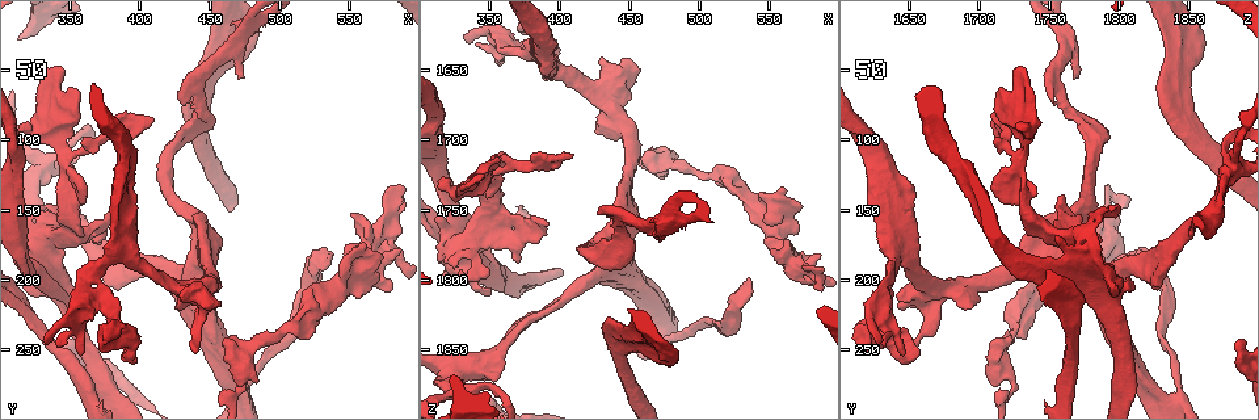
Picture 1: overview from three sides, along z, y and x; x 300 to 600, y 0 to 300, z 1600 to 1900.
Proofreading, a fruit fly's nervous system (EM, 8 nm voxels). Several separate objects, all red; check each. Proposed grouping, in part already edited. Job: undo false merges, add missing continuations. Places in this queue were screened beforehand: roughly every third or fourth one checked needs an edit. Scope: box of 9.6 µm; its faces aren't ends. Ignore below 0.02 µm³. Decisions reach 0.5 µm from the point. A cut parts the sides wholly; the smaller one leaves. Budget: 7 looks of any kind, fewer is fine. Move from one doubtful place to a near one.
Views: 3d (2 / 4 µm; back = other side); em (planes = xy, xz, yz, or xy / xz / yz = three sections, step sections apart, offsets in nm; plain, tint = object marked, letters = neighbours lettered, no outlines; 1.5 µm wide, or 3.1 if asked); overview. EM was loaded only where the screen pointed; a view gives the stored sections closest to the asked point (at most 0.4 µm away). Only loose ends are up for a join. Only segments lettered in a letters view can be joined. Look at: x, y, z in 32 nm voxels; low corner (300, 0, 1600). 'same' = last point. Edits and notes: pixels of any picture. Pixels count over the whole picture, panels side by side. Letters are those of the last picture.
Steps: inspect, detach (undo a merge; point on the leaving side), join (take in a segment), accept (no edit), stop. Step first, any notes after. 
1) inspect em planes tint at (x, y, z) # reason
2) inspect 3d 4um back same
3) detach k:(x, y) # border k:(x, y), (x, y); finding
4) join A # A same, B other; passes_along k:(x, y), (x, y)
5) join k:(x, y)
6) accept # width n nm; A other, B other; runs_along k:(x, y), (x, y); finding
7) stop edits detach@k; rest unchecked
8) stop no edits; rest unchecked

inspect em xy step 4 tint at (474, 278, 1724) # sudden change in width

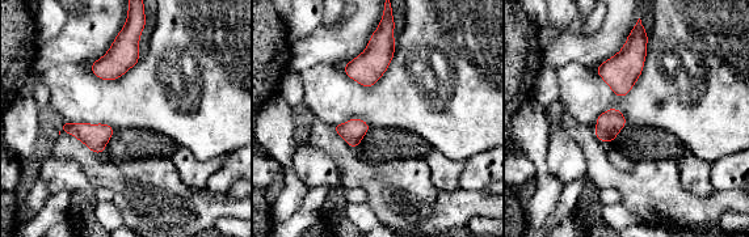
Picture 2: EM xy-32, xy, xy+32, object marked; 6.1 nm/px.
inspect em planes tint same

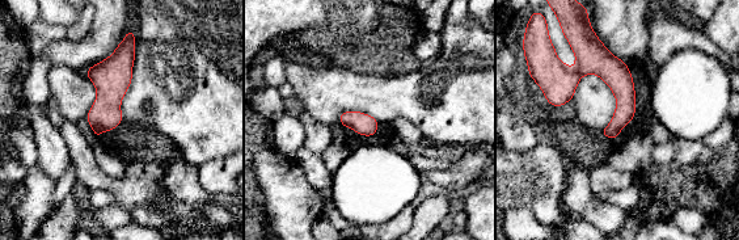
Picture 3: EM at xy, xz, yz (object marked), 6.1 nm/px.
inspect em planes letters same # see the neighbours

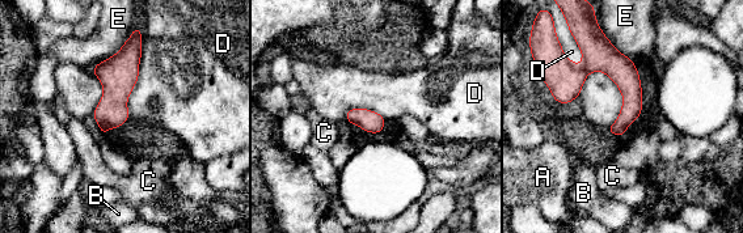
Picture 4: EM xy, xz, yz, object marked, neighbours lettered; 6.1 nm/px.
accept # A other, B other, C other, D other, E other; runs_along 4:(138, 35), (118, 73), (104, 130); all the same neuron

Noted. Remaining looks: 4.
inspect em xz step 4 tint at (346, 116, 1730) # a fork

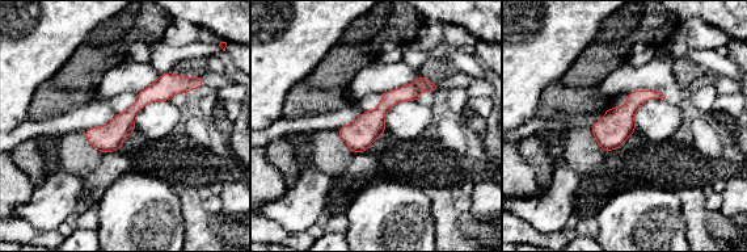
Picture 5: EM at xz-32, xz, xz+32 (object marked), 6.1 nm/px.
inspect em xz step 4 letters same # what lies round it

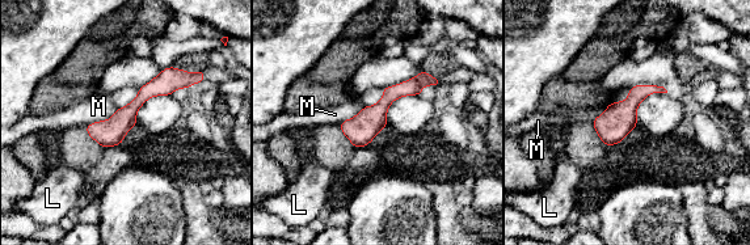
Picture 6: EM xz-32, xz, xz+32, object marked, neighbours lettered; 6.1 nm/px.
accept # width 200 nm; L other, M other; runs_along 6:(177, 84), (89, 129); one neuron here

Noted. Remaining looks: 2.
inspect 3d 4um at (450, 62, 1850) # thick end

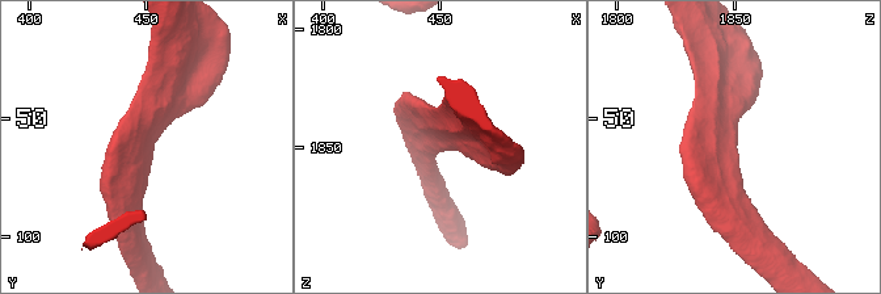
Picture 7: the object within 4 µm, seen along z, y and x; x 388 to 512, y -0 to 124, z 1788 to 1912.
inspect em planes letters at (450, 65, 1851)

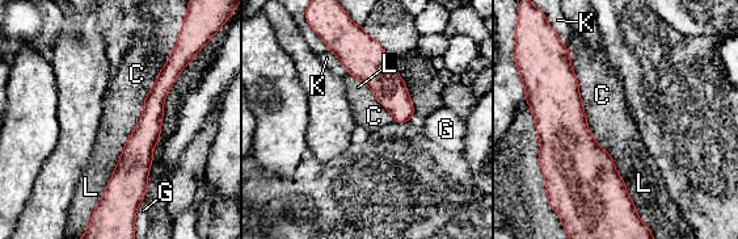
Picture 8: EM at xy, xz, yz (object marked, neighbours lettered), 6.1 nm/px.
accept # C other, G other, K other, L other; border 8:(160, 70), (125, 143); none of them fits

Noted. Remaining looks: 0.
stop no edits; rest unchecked

